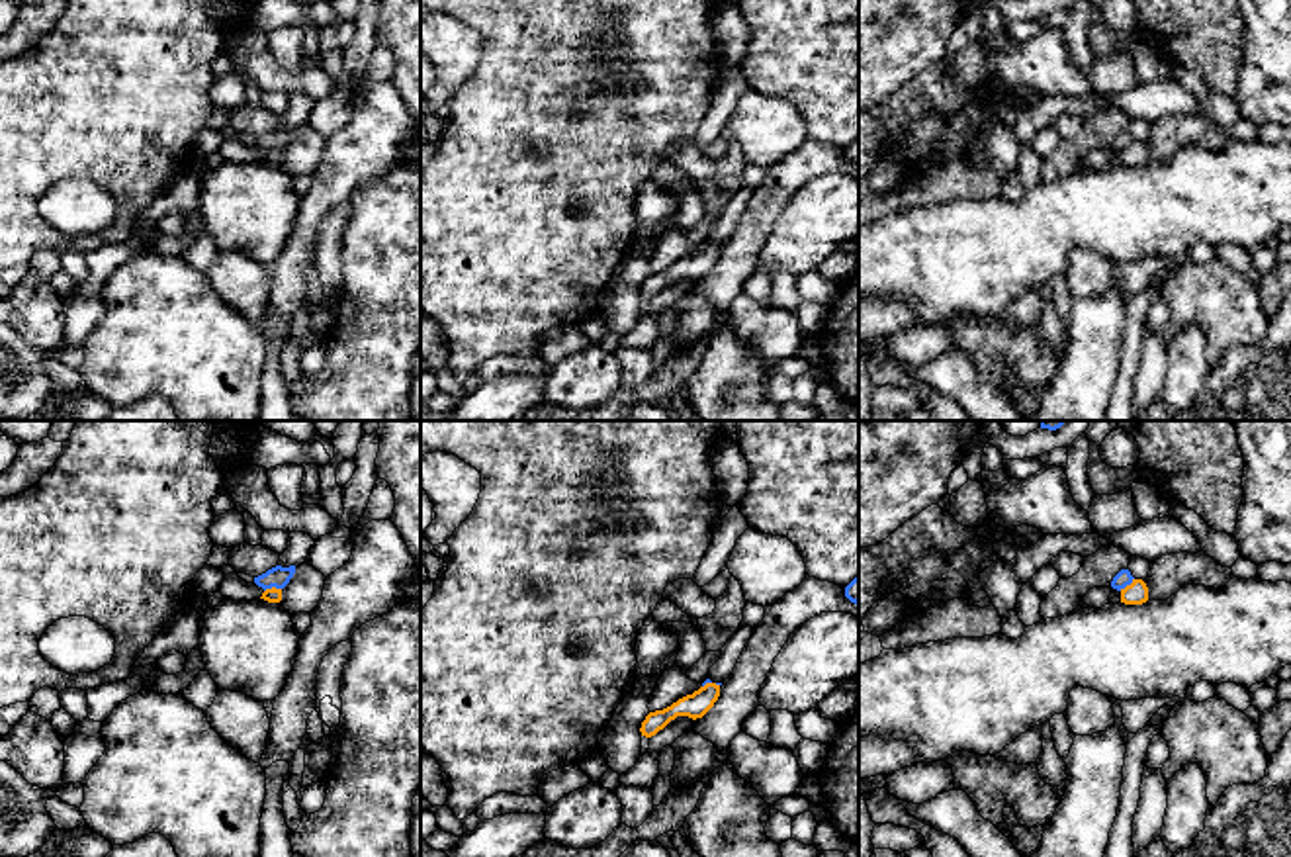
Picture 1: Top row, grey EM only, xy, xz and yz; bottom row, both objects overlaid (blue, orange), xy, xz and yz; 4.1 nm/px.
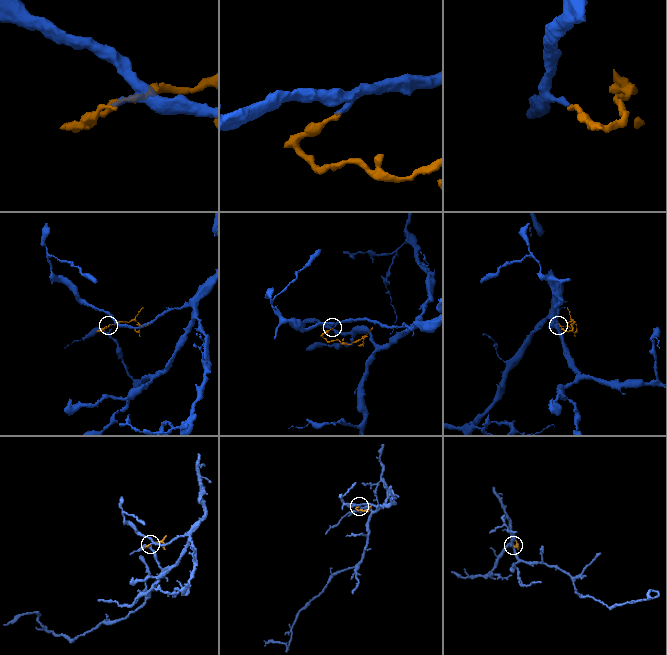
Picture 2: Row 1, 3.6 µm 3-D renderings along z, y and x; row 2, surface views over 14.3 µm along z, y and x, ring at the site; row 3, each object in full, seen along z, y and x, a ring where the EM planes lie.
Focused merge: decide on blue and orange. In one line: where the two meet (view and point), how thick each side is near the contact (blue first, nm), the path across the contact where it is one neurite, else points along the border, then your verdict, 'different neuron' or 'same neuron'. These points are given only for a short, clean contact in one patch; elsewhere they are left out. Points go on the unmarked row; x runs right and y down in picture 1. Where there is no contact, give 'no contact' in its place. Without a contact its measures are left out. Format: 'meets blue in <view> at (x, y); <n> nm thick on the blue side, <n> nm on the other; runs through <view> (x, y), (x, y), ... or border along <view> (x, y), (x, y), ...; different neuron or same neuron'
meets blue in xy at (272, 147); 90 nm thick on the blue side, 60 nm on the other; border along xy (280, 149), (265, 153); different neuron

